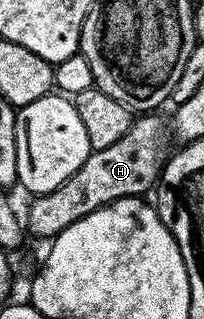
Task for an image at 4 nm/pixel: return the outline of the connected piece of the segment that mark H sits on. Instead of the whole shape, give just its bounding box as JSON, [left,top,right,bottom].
[25,115,169,239]

